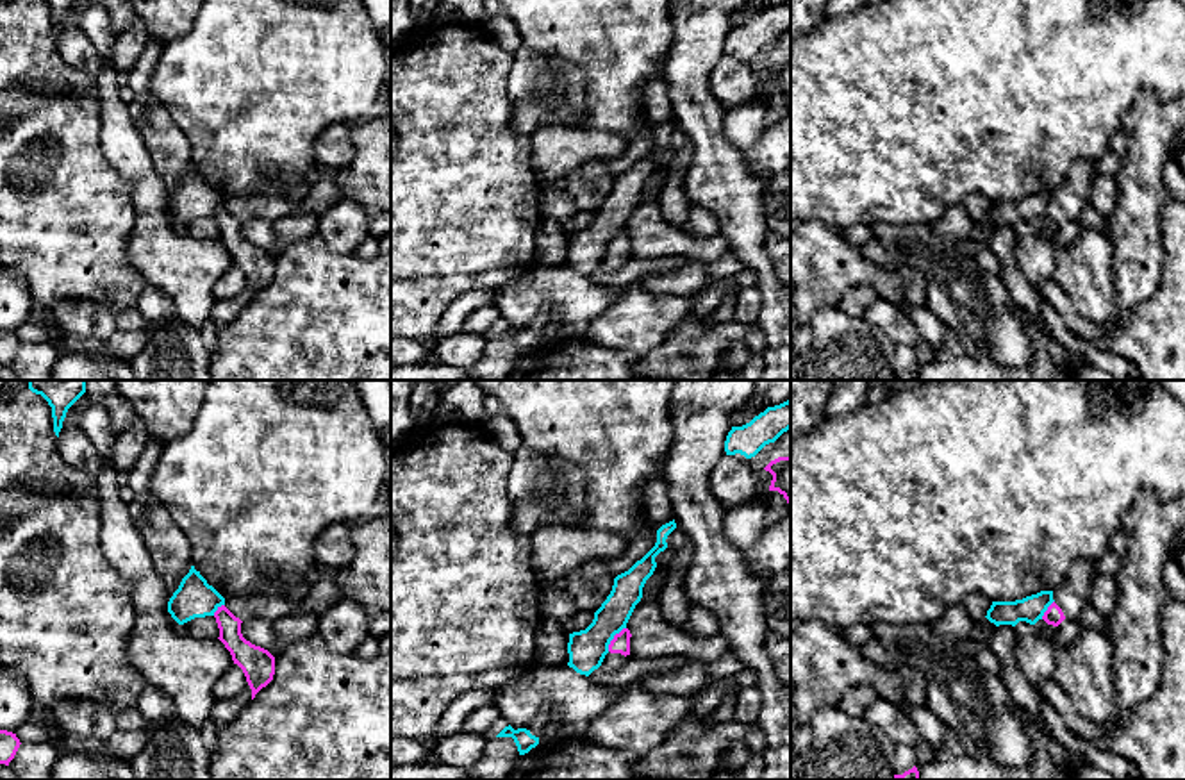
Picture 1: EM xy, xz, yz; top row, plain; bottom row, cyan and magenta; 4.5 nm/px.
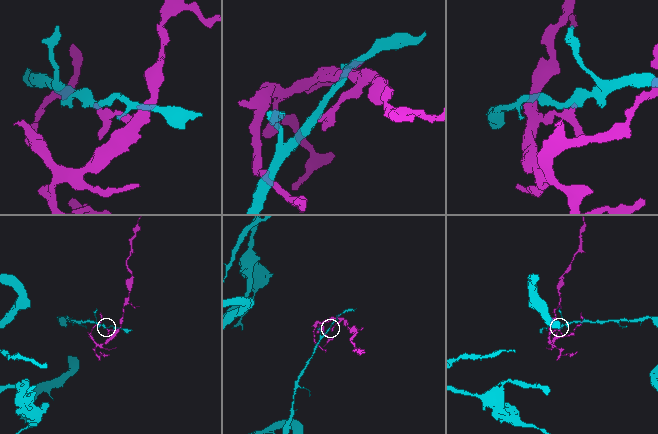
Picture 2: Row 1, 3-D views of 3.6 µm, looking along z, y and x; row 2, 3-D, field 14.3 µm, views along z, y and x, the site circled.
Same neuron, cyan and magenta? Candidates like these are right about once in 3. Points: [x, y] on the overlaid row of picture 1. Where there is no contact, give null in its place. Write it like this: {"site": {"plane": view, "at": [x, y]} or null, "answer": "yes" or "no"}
{"site": {"plane": "xz", "at": [613, 638]}, "answer": "no"}

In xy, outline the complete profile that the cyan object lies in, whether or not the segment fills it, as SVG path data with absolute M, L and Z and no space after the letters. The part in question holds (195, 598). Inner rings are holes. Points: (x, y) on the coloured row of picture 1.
M191 566L170 598L168 612L178 625L184 625L195 618L214 616L221 605L225 598Z

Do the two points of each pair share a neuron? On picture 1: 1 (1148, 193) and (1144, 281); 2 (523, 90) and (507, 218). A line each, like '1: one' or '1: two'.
1: one
2: two

